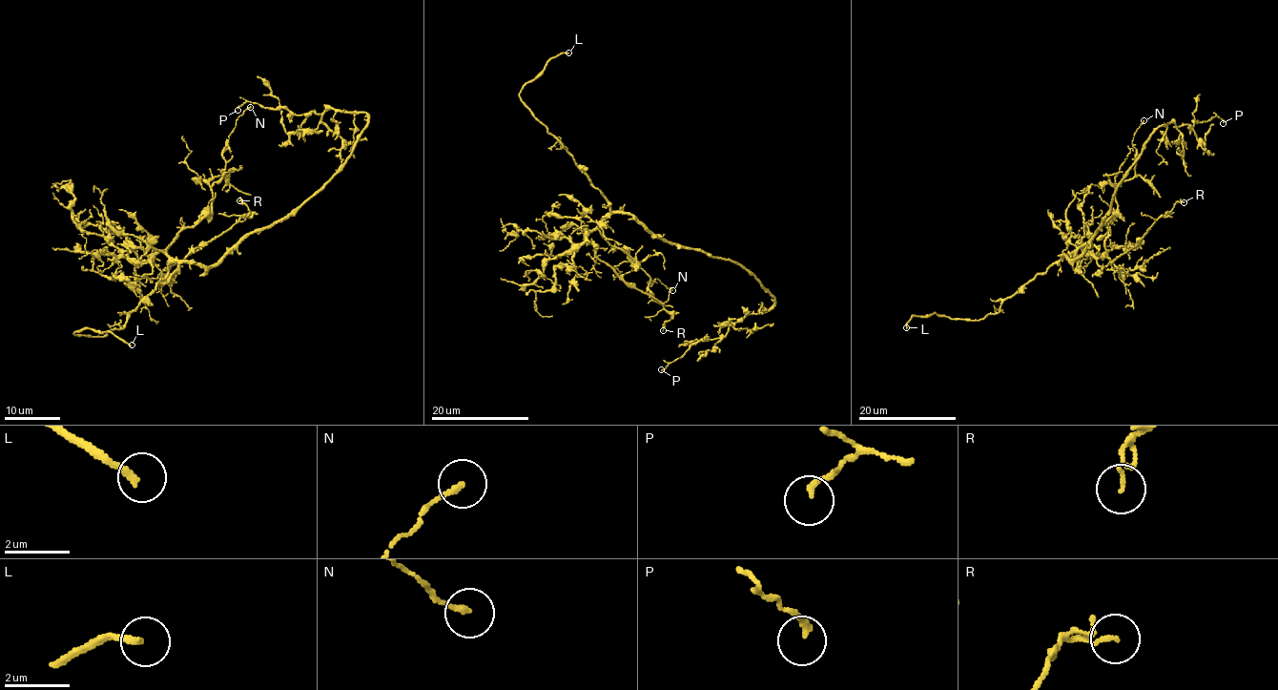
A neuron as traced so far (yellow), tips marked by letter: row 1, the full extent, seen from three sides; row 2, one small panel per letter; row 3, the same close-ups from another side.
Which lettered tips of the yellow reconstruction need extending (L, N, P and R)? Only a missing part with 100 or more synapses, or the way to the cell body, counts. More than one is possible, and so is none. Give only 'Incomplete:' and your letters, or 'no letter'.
Incomplete: L

